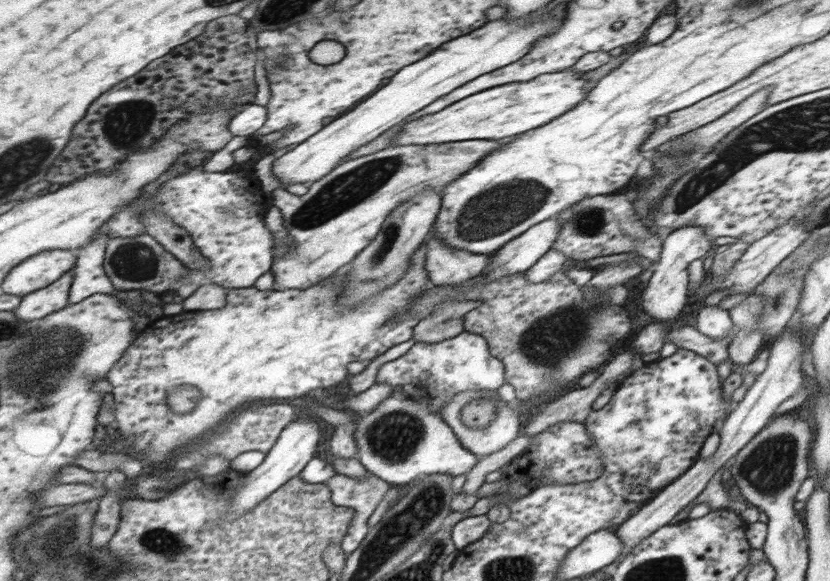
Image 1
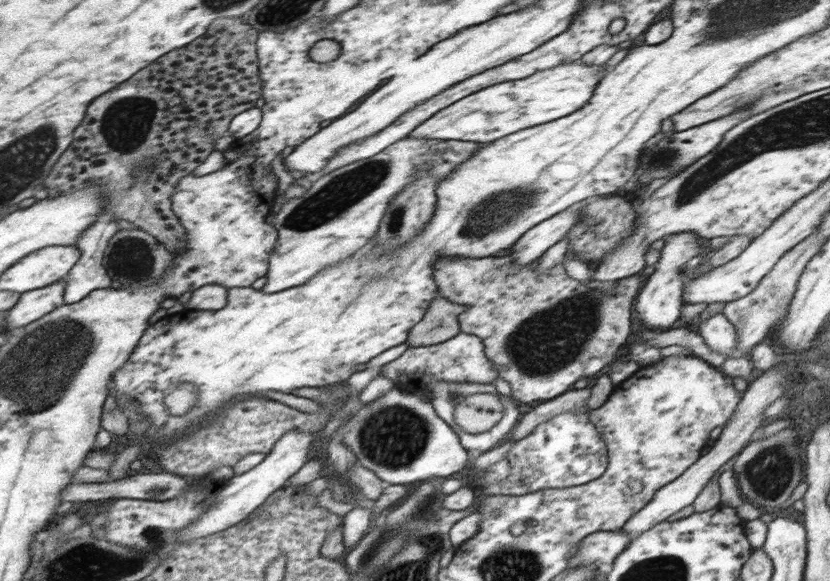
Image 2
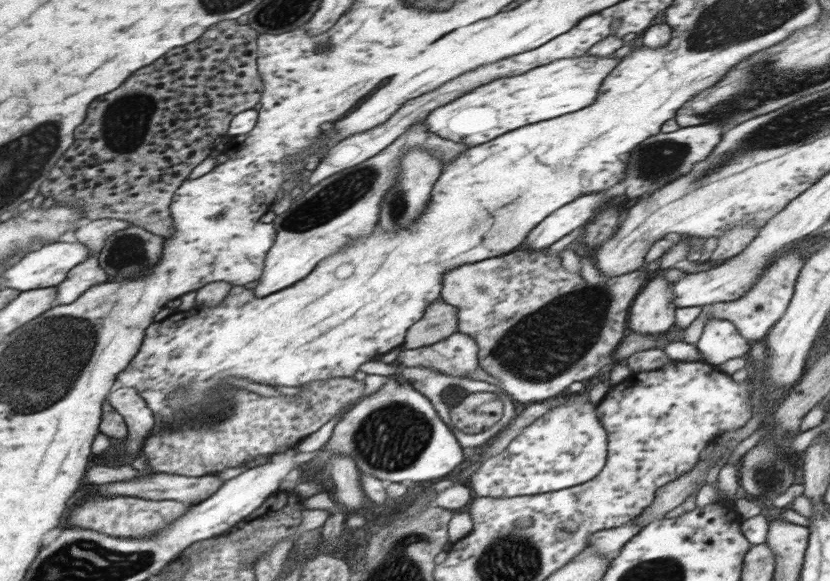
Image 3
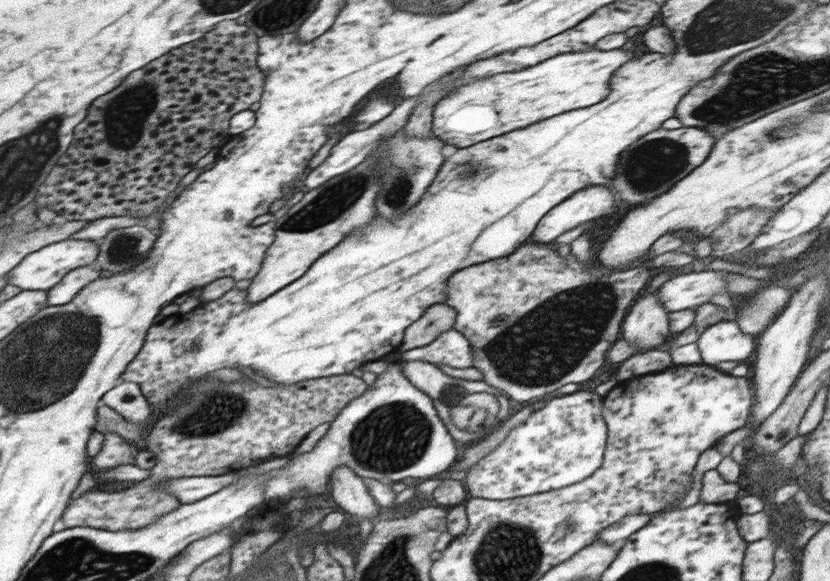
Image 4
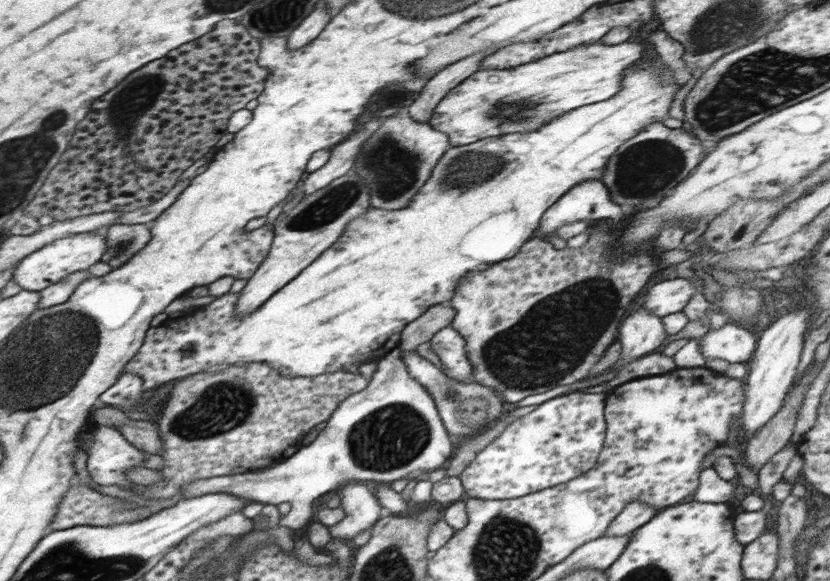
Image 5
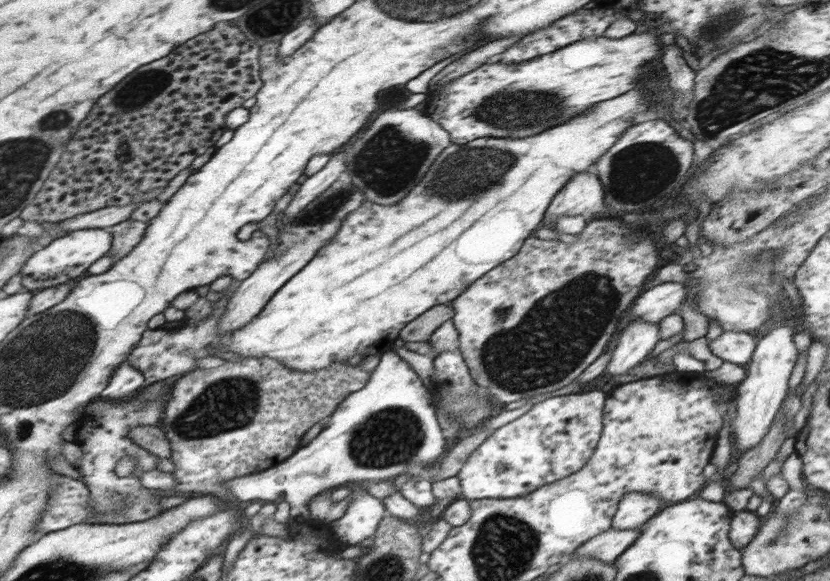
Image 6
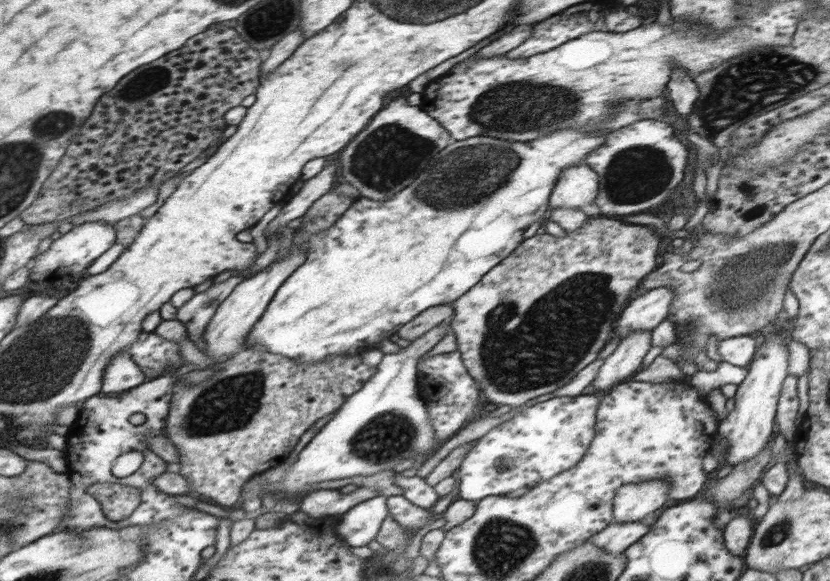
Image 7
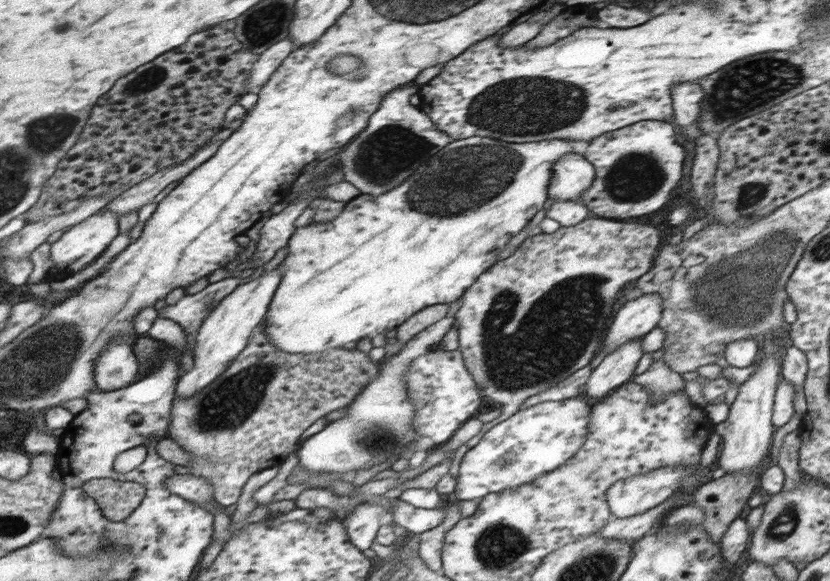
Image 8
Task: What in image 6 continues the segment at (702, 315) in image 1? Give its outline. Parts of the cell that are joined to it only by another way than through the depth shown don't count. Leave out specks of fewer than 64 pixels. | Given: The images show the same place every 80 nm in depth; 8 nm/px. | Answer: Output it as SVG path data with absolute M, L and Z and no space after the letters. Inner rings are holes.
M722 331L709 344L714 356L722 358L724 362L744 365L752 358L757 340L747 332Z

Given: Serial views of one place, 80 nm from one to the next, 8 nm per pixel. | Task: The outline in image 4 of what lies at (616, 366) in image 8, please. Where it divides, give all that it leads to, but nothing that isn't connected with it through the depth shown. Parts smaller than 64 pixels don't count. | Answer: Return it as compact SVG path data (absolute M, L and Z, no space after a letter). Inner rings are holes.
M655 289L645 295L642 293L629 308L621 324L620 338L628 341L631 347L636 345L639 352L662 344L671 332L670 312L657 298L659 294Z

